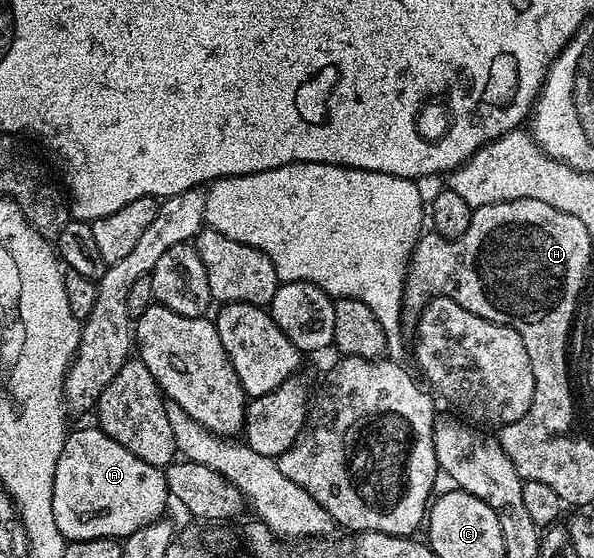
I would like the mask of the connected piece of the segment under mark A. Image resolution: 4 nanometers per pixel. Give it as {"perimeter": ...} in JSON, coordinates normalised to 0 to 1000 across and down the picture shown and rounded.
{"perimeter":[[[163,762],[114,774],[89,869],[89,927],[114,971],[214,964],[273,928],[281,898],[281,866],[269,839],[226,819]]]}

